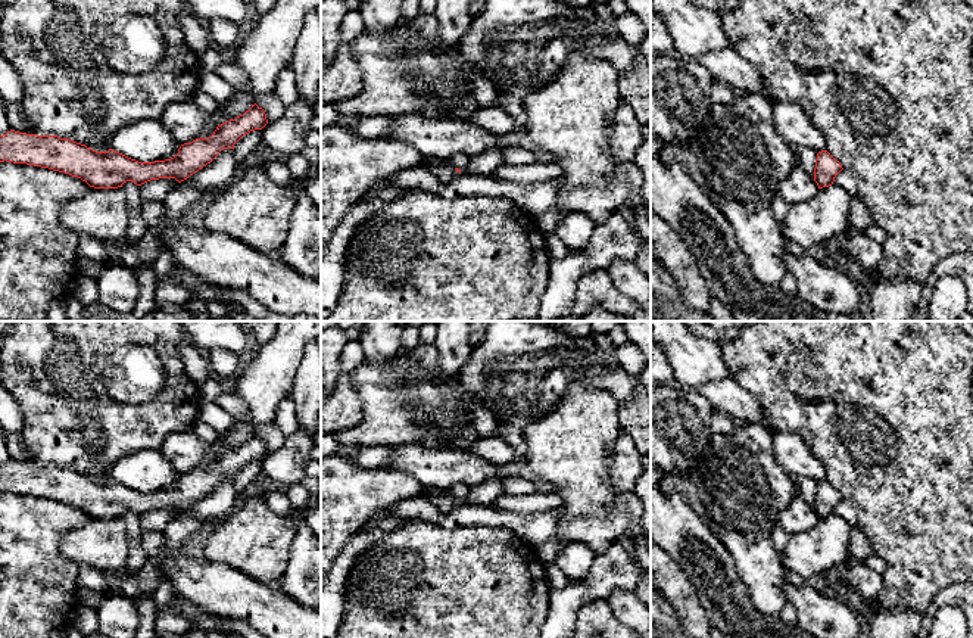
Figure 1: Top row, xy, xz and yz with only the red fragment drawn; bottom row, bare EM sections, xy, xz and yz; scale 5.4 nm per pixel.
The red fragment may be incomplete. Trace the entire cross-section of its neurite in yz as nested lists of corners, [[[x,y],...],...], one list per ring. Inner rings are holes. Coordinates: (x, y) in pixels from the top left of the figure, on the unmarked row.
[[[821,480],[817,483],[815,489],[814,511],[818,519],[829,517],[842,499],[843,498],[838,489],[835,489],[827,480]]]

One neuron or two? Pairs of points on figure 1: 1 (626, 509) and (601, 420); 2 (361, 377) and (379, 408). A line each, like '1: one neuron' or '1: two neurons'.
1: one neuron
2: one neuron

